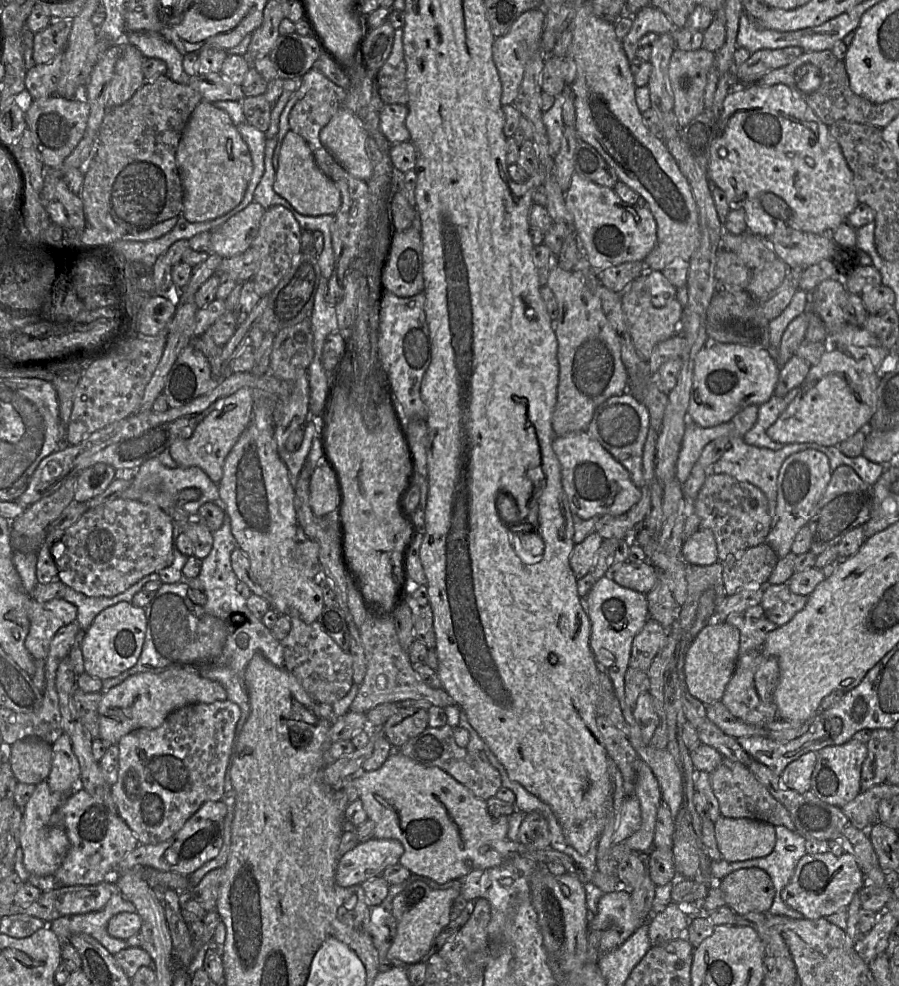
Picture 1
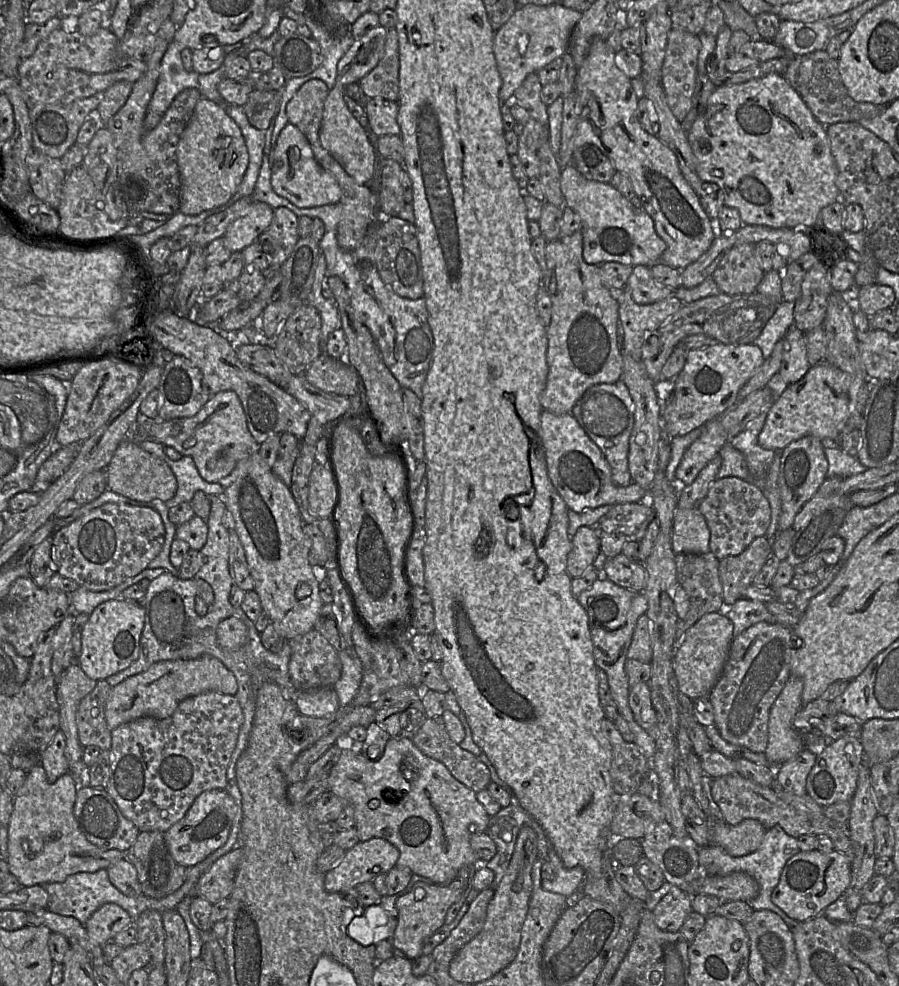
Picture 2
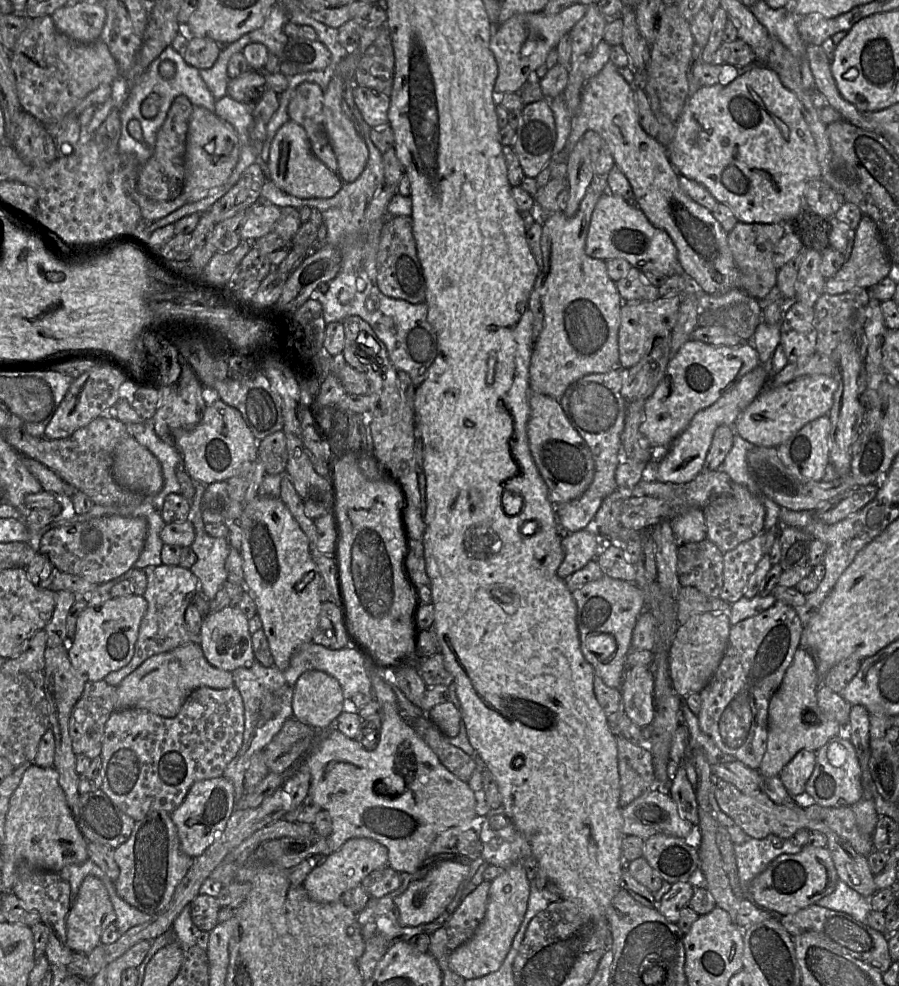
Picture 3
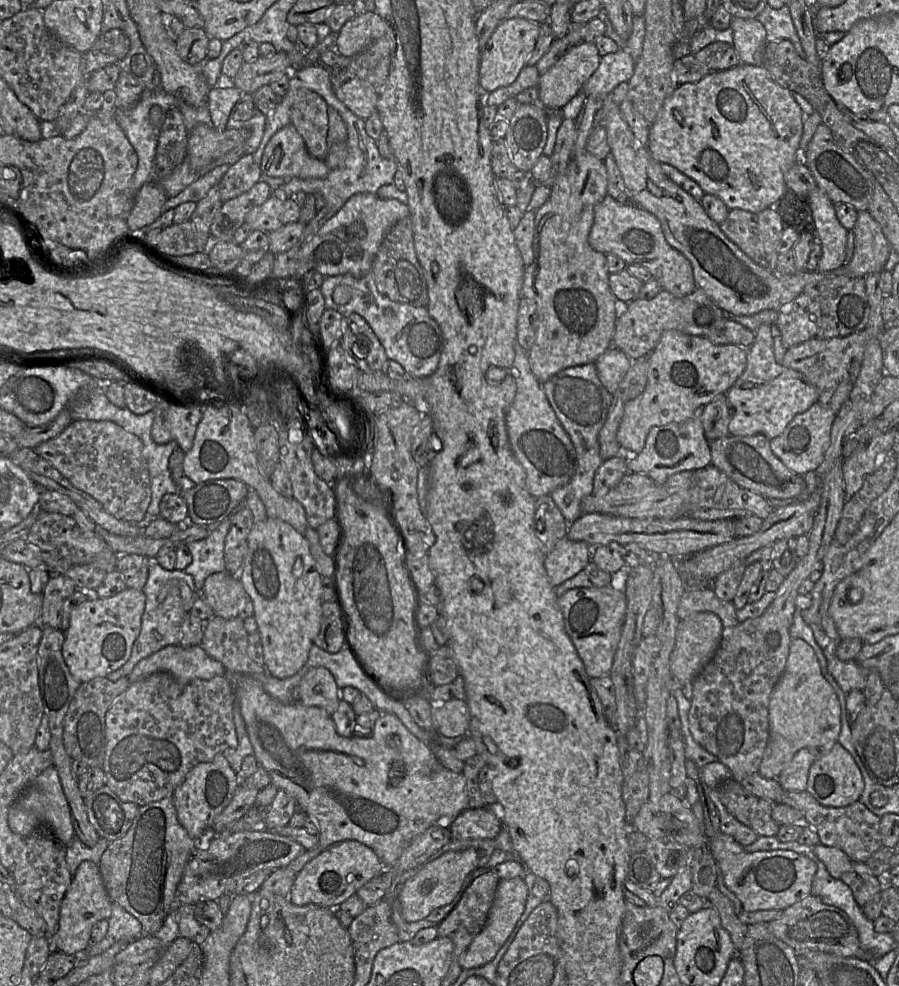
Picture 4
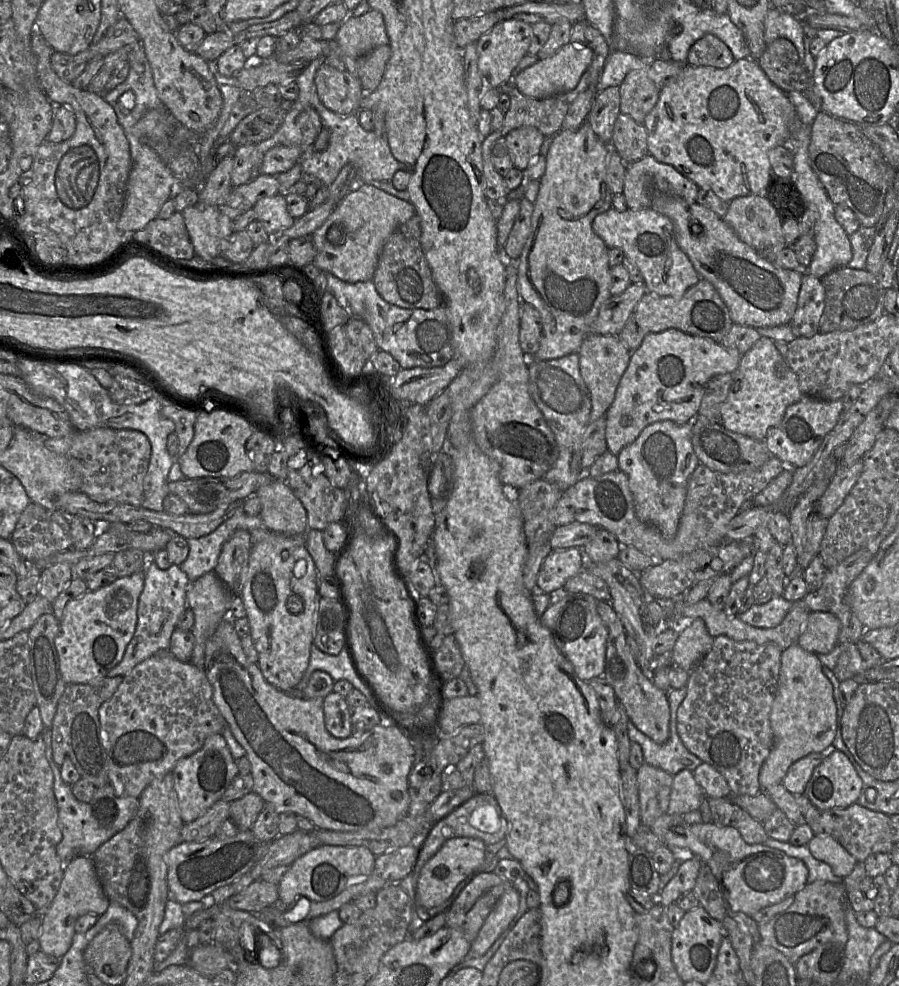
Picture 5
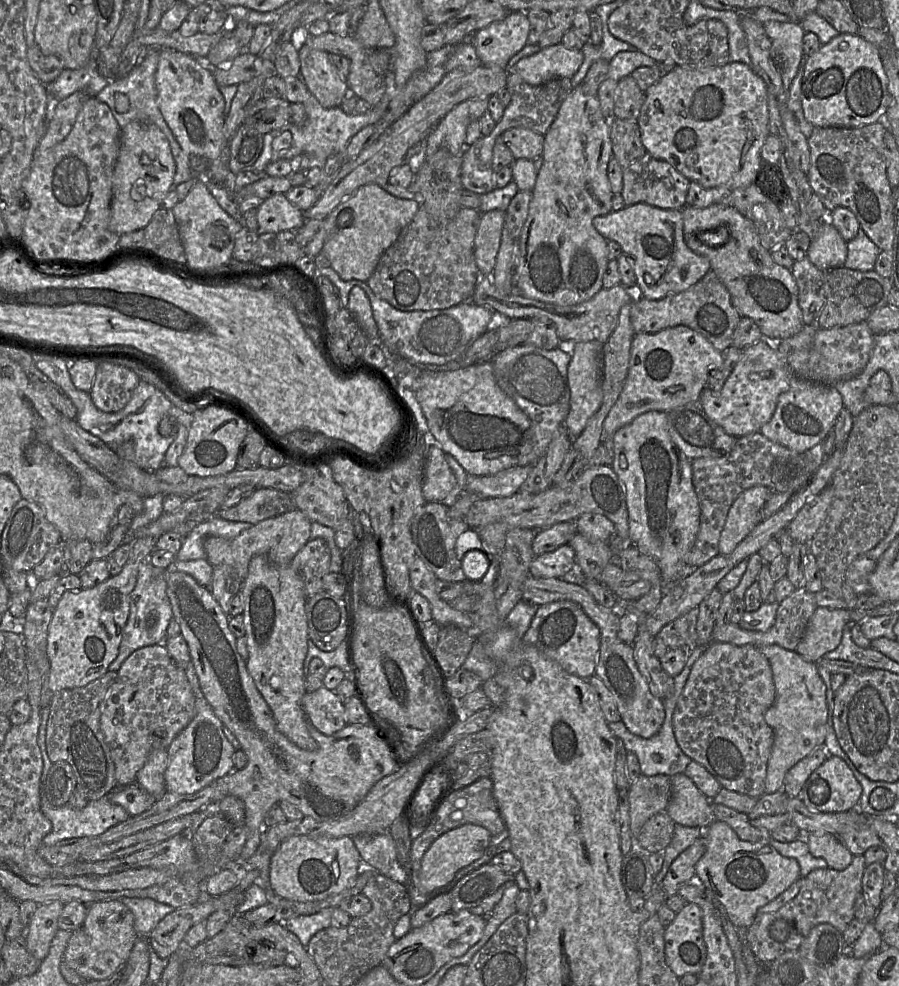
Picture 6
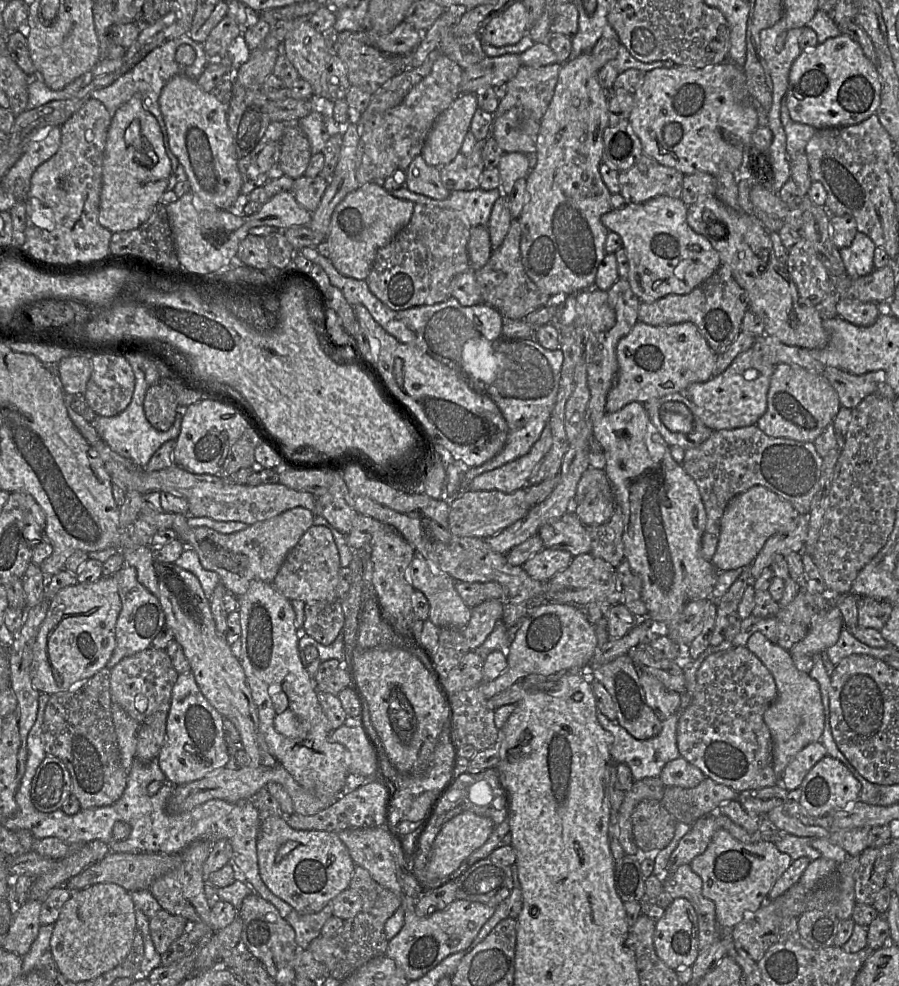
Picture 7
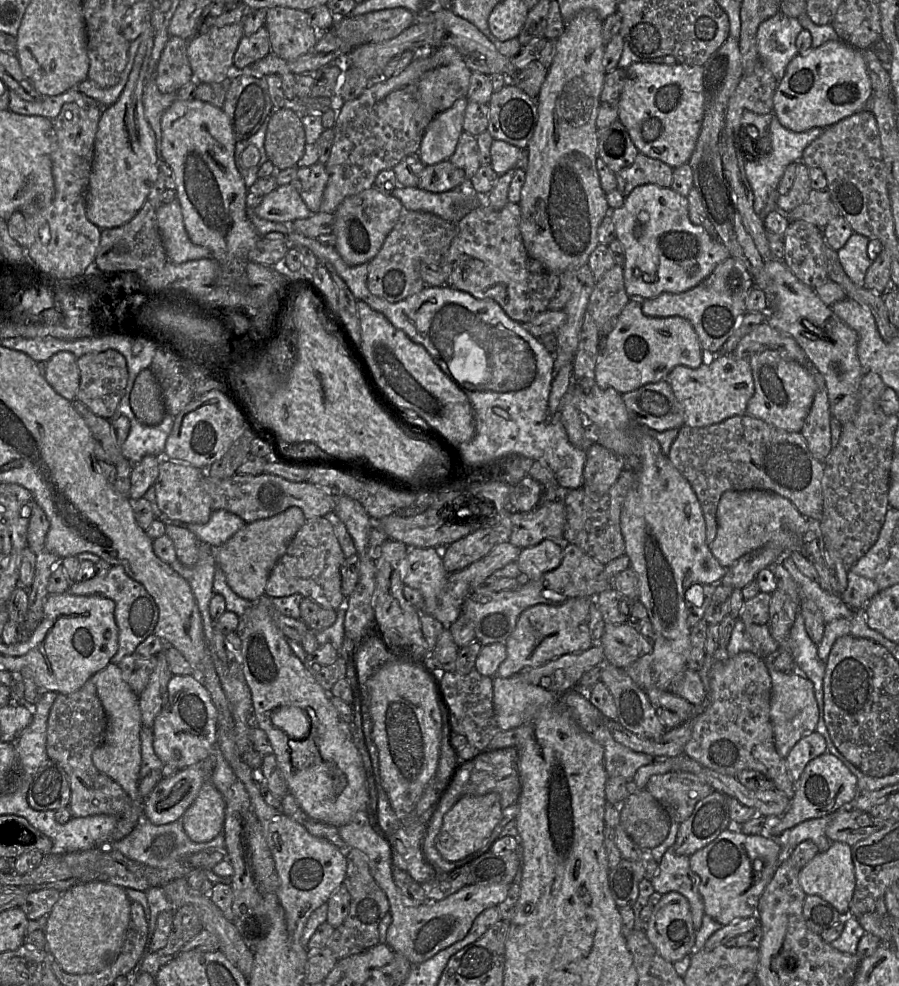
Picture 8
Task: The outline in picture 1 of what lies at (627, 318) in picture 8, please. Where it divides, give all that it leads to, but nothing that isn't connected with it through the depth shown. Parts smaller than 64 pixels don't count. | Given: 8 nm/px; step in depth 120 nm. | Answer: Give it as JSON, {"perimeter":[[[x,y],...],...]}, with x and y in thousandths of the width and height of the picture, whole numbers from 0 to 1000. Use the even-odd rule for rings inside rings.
{"perimeter":[[[788,343],[786,349],[784,350],[783,353],[779,355],[779,357],[775,359],[773,363],[773,370],[771,376],[771,392],[769,397],[768,409],[765,414],[765,422],[771,428],[773,428],[774,430],[781,433],[791,433],[791,432],[802,430],[804,428],[812,427],[826,414],[833,411],[844,412],[853,408],[858,404],[858,402],[861,401],[862,394],[867,384],[867,378],[868,378],[868,371],[865,370],[864,366],[862,365],[862,363],[859,361],[859,359],[854,354],[841,353],[838,351],[830,351],[830,350],[819,349],[819,348],[790,347]]]}

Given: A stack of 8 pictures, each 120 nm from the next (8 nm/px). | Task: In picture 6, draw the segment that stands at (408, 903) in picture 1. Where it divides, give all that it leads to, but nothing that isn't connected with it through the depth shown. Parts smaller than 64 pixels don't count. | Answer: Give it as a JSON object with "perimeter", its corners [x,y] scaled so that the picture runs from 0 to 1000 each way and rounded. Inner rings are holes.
{"perimeter":[[[516,836],[486,850],[473,864],[468,873],[466,894],[469,903],[474,906],[481,906],[498,898],[512,881],[538,867],[545,856],[545,850],[545,844],[529,836]]]}

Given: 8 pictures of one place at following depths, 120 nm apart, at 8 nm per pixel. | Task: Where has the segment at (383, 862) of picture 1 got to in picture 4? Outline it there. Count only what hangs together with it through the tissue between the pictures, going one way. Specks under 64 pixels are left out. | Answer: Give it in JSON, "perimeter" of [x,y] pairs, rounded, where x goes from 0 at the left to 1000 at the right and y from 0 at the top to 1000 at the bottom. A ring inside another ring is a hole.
{"perimeter":[[[379,853],[345,872],[329,886],[320,913],[329,919],[349,917],[356,920],[375,921],[426,881],[426,874],[413,860],[398,853]]]}

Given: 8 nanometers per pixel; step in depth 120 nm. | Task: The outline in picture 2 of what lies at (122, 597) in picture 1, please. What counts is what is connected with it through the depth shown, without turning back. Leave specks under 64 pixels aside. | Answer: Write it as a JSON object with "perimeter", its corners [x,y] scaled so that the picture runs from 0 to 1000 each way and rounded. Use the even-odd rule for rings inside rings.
{"perimeter":[[[166,577],[157,579],[149,585],[142,586],[129,595],[117,599],[102,599],[92,595],[88,595],[80,601],[76,601],[81,623],[93,622],[100,624],[105,618],[125,608],[135,606],[136,600],[143,594],[152,592],[157,585],[164,583]]]}

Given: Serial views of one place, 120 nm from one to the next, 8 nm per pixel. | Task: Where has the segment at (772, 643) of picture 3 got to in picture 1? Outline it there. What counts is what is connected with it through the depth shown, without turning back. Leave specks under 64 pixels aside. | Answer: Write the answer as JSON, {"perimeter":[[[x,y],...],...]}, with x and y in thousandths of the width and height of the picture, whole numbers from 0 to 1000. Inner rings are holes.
{"perimeter":[[[848,659],[822,665],[818,681],[806,698],[802,711],[812,723],[824,731],[840,736],[853,735],[865,728],[860,705],[867,684],[864,669],[852,664]]]}

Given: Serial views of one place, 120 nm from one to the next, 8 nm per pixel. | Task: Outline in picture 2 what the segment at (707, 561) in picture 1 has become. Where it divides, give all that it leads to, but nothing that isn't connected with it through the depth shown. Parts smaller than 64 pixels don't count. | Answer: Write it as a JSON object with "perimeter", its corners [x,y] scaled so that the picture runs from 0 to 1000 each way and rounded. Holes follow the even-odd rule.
{"perimeter":[[[753,513],[750,518],[747,537],[747,557],[750,561],[785,562],[790,560],[789,553],[790,537],[778,515],[759,515]]]}

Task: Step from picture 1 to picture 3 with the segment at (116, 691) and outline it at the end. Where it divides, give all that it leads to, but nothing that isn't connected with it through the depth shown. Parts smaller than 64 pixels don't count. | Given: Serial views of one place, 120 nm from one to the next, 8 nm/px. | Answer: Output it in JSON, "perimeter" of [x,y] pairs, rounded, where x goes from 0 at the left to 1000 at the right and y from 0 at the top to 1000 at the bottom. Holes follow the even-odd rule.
{"perimeter":[[[210,652],[161,669],[130,696],[128,720],[152,718],[184,728],[195,727],[211,704],[222,697],[253,699],[260,696],[258,682],[235,674],[221,652]]]}

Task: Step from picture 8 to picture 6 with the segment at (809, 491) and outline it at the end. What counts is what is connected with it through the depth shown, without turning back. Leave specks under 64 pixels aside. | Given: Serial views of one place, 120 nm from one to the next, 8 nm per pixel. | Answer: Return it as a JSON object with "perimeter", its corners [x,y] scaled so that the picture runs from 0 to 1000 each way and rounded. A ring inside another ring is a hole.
{"perimeter":[[[846,438],[821,443],[815,455],[800,465],[779,463],[770,467],[771,492],[779,513],[779,535],[770,557],[762,563],[765,575],[778,575],[800,563],[800,548],[811,517],[822,502],[842,492],[860,499],[885,501],[902,487],[895,459],[888,459],[862,449]]]}

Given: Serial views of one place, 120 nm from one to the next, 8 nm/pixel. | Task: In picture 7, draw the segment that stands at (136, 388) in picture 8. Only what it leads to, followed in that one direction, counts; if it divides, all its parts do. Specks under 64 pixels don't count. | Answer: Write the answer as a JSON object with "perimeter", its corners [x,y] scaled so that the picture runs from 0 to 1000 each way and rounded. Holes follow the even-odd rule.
{"perimeter":[[[185,389],[168,391],[160,404],[160,419],[166,429],[177,437],[186,437],[195,427],[197,406],[191,394]]]}

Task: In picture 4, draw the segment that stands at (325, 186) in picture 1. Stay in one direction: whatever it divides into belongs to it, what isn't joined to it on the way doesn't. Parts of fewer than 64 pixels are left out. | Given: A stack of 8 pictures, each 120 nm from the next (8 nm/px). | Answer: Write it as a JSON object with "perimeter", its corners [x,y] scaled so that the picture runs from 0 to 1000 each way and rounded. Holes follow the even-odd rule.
{"perimeter":[[[323,125],[309,132],[297,145],[289,171],[301,180],[358,182],[367,171],[358,161],[347,159],[336,138]]]}

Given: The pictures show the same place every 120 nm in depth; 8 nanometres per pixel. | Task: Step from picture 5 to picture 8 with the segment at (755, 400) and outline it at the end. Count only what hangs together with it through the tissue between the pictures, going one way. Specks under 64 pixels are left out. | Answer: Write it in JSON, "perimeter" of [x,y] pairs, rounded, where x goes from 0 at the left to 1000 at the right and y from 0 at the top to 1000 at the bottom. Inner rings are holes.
{"perimeter":[[[803,360],[790,369],[776,373],[752,371],[741,387],[761,415],[761,432],[786,433],[815,422],[828,421],[840,391],[833,365],[815,360]]]}

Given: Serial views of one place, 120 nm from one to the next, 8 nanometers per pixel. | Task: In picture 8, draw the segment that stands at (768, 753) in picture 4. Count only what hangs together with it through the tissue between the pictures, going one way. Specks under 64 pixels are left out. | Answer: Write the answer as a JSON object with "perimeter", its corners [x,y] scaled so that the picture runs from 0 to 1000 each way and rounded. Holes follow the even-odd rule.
{"perimeter":[[[854,678],[858,688],[857,732],[860,740],[861,756],[865,765],[874,769],[884,755],[893,747],[908,741],[911,719],[907,709],[904,693],[882,682]]]}

